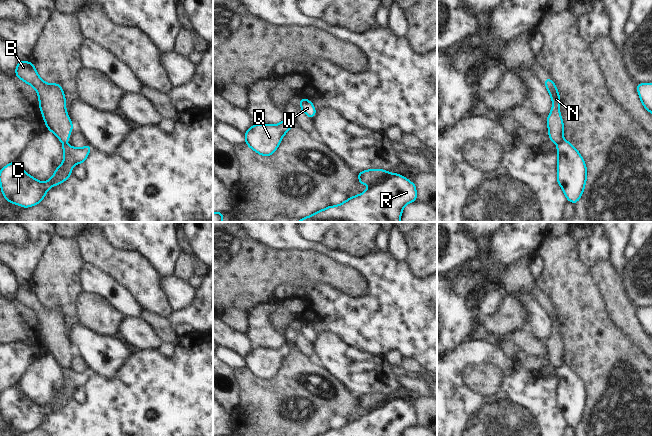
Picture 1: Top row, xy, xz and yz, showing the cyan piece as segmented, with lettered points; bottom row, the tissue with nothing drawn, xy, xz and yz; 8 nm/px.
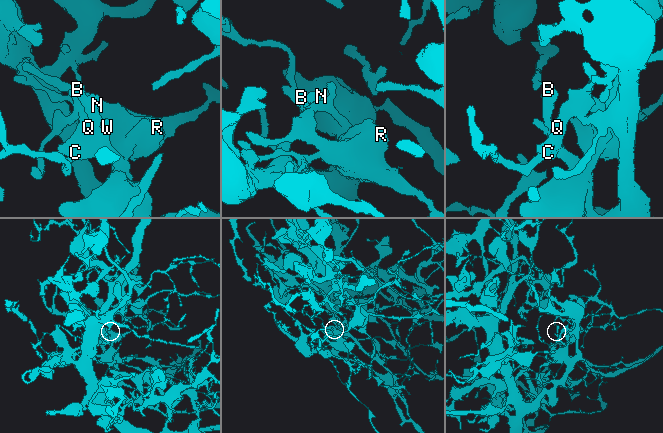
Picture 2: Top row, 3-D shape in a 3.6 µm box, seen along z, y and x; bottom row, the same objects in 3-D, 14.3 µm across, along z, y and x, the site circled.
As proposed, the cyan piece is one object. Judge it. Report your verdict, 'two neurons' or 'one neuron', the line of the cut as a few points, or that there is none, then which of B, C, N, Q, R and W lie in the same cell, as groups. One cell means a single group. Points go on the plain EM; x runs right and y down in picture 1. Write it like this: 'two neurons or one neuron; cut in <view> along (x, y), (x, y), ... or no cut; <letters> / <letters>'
two neurons; cut in yz along (561, 360), (556, 366); B N / C Q R W

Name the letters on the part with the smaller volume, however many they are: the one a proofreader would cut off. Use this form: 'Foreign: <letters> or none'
Foreign: B, N

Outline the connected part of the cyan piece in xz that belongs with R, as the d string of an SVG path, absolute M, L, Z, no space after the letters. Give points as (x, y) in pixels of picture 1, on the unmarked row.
M382 393L363 394L357 399L360 408L372 407L373 410L339 429L328 430L318 436L402 436L406 428L418 424L416 409L402 399L389 397Z

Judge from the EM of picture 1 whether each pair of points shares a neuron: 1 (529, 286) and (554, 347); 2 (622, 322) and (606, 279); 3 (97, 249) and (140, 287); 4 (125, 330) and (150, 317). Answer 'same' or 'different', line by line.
1: same
2: same
3: same
4: different

